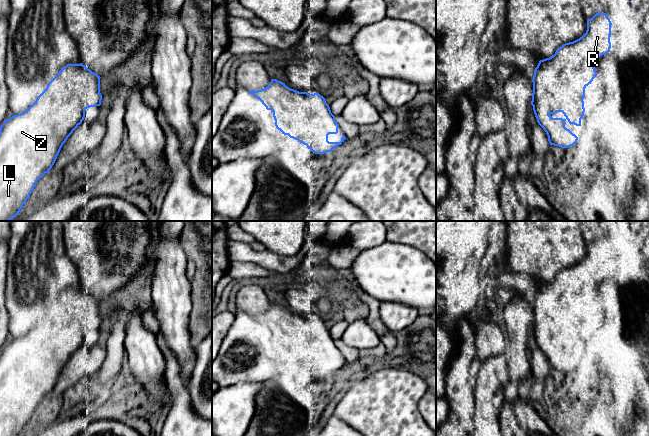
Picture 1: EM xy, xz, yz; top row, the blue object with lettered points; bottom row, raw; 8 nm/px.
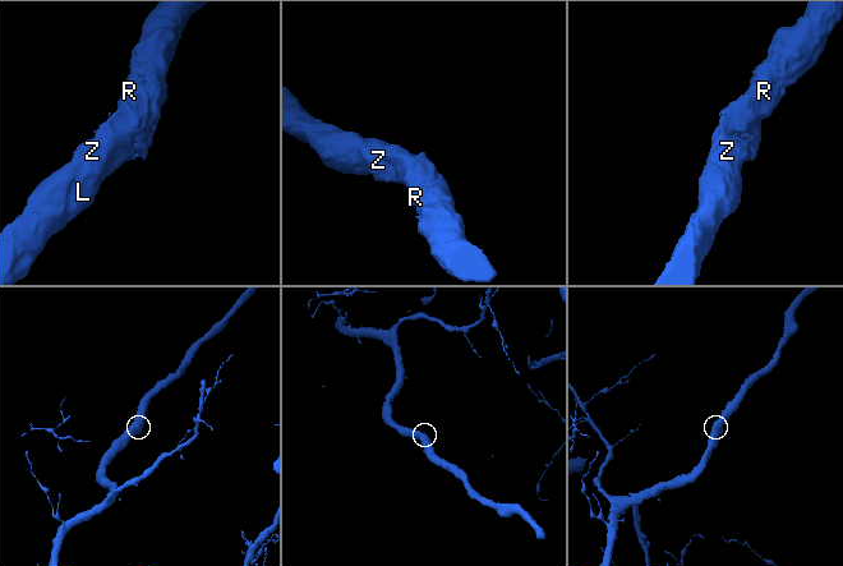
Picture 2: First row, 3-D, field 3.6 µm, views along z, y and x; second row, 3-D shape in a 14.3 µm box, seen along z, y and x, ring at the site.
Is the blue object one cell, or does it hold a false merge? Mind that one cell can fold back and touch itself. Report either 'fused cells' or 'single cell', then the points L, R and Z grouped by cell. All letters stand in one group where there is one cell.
single cell; L R Z

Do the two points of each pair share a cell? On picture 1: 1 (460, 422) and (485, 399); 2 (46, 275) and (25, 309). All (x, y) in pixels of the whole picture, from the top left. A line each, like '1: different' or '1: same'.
1: different
2: same

